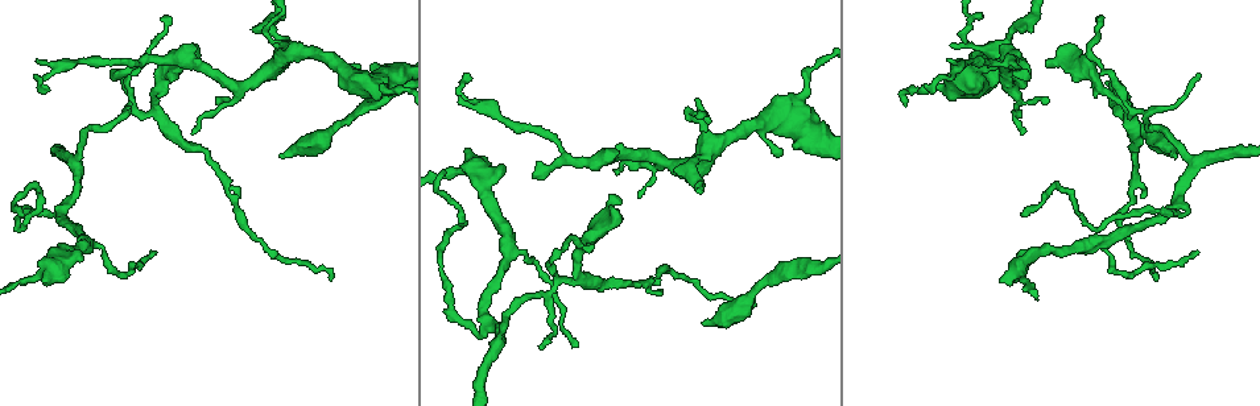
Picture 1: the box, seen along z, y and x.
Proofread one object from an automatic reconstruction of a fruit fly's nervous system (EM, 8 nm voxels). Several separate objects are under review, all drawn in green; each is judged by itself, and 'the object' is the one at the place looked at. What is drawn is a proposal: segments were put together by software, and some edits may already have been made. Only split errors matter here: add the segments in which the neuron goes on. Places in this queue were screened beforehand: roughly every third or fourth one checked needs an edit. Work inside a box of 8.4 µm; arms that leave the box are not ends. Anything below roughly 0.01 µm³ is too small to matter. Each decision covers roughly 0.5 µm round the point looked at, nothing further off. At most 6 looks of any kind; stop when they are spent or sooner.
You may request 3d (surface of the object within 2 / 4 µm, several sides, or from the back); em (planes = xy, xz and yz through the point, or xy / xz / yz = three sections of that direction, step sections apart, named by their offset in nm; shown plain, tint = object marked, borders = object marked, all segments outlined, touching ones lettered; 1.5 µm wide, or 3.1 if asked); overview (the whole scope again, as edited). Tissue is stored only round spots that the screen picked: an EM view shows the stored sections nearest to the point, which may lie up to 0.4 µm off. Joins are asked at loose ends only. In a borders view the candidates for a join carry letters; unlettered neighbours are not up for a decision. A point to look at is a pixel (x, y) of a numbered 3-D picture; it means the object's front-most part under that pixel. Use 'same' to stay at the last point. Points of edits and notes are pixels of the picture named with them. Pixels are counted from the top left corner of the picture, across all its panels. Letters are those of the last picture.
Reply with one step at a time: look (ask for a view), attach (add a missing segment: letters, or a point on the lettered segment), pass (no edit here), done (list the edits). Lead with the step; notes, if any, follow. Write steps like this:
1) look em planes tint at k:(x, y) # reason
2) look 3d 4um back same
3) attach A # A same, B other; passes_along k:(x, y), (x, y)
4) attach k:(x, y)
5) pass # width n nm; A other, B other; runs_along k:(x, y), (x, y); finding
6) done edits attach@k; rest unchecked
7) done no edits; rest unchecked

look 3d 4um at 1:(756, 306) # tapers out

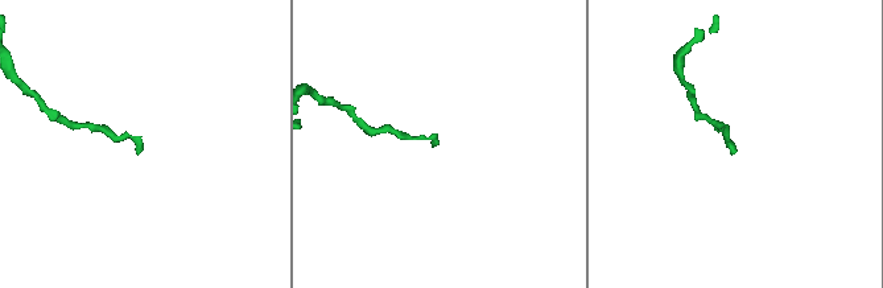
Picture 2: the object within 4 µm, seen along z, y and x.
look em planes borders at 2:(138, 149)

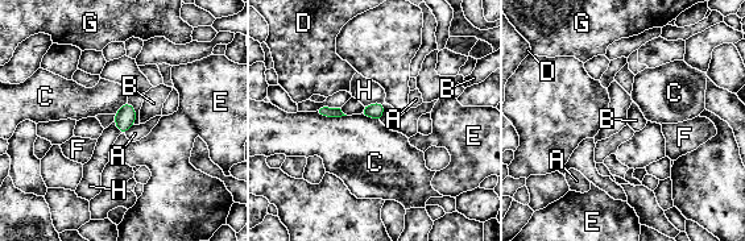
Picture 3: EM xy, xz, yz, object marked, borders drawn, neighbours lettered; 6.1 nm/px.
pass # A other, B other, C other, D other, E other, F other, G other, H other; border 3:(384, 102), (376, 102), (364, 107); none of them fits

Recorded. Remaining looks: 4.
look em planes borders at 1:(1171, 156) # an open end

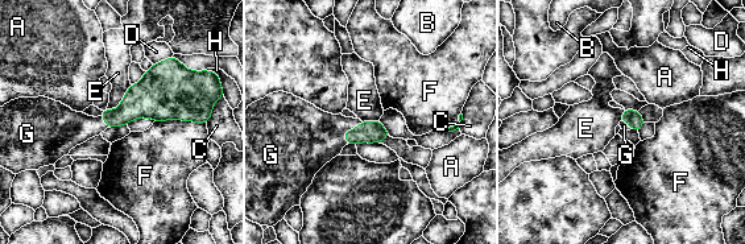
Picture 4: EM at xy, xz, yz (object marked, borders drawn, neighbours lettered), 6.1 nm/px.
attach G # A other, B other, C other, D other, E other, F other, G same, H other; passes_along 4:(372, 132), (347, 131), (307, 137); the neuron continues

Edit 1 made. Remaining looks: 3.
look 3d 4um at 1:(950, 61) # tapers out

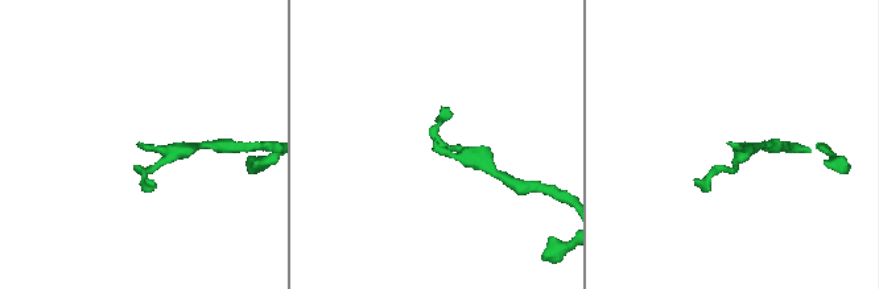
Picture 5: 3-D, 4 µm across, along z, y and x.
look em planes borders at 5:(731, 142)

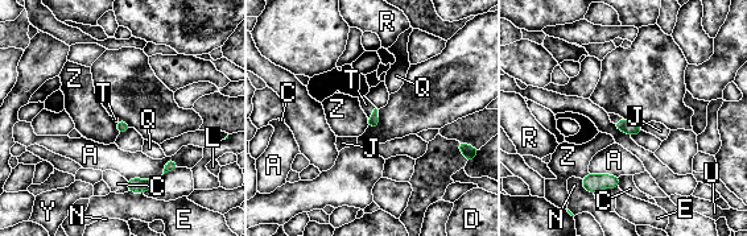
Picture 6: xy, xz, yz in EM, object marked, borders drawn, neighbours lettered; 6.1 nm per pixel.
attach T # longest_contact A 200 nm; A other, C other, D other, E other, J other, L other, N other, Q other, R other, T same, U other, Y other, Z other; passes_along 6:(374, 119), (372, 114), (366, 104); the neuron continues

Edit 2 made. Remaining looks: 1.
done edits attach@4, attach@6; rest unchecked

